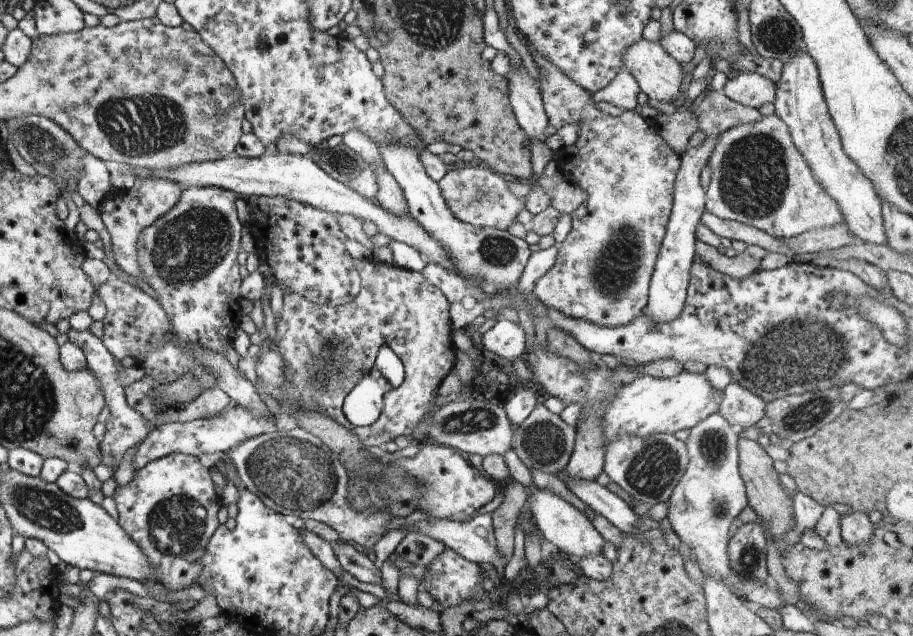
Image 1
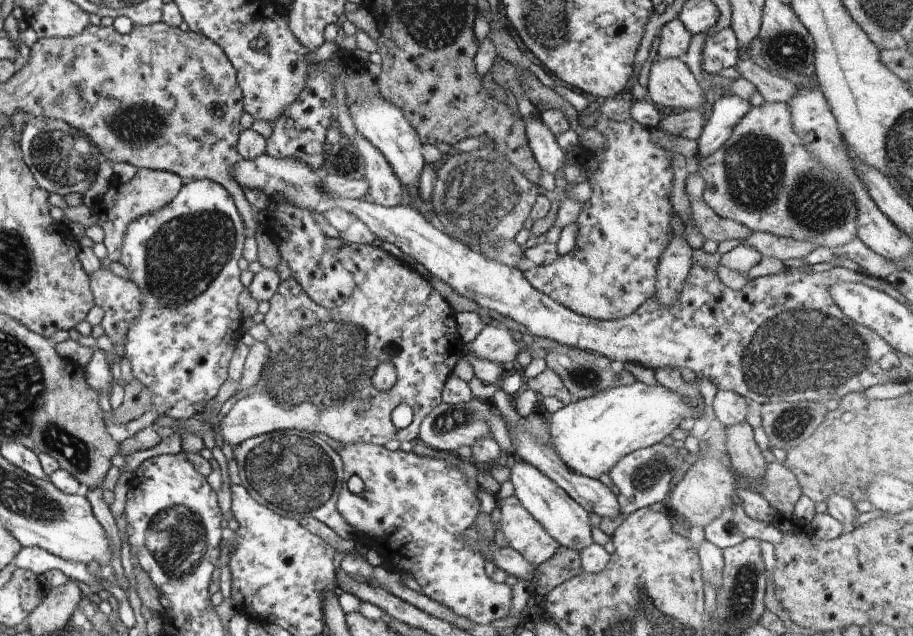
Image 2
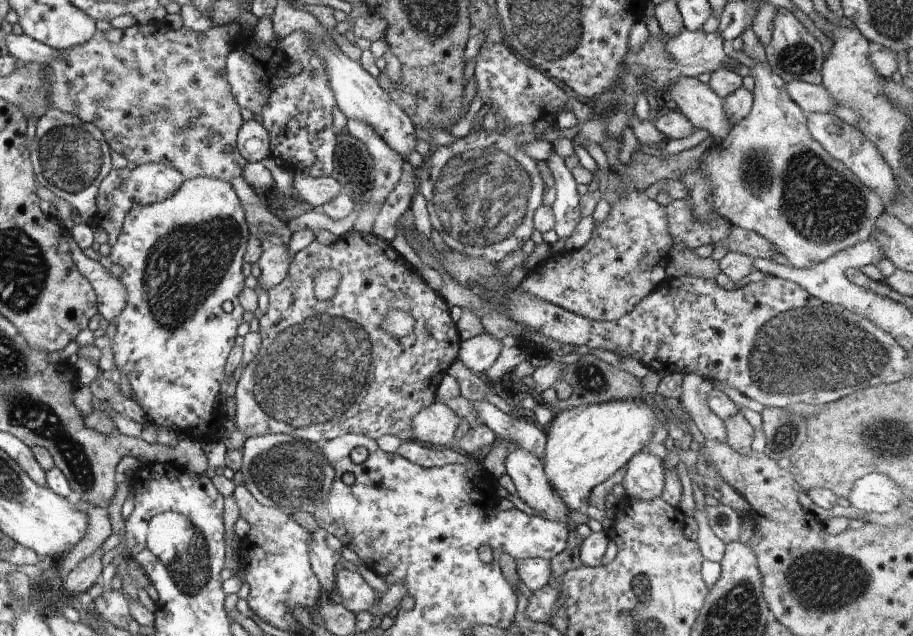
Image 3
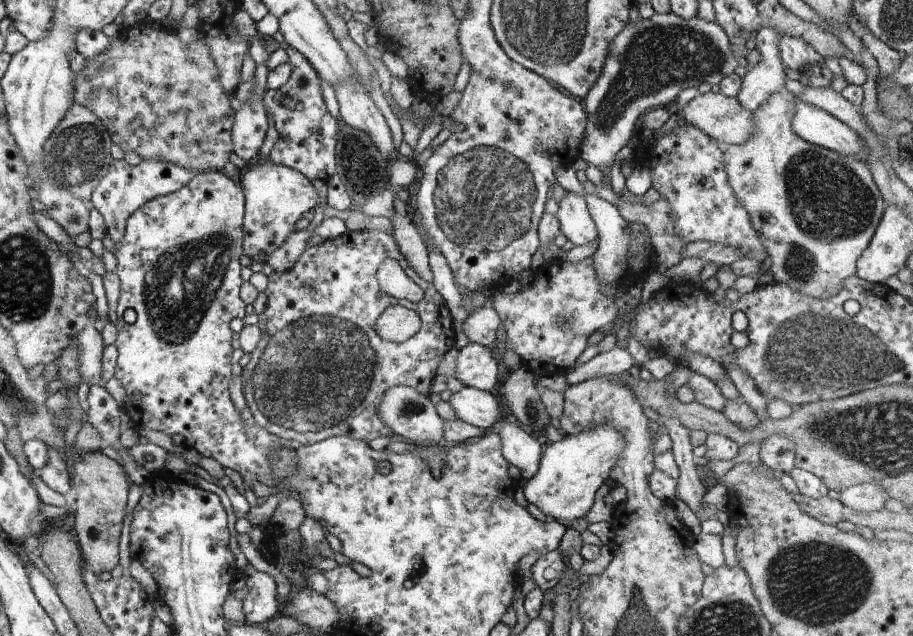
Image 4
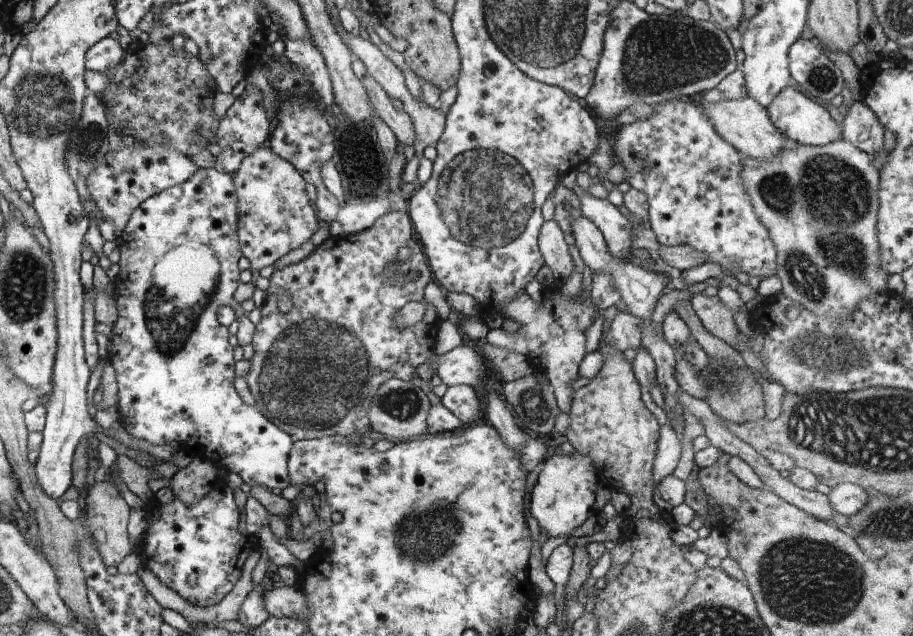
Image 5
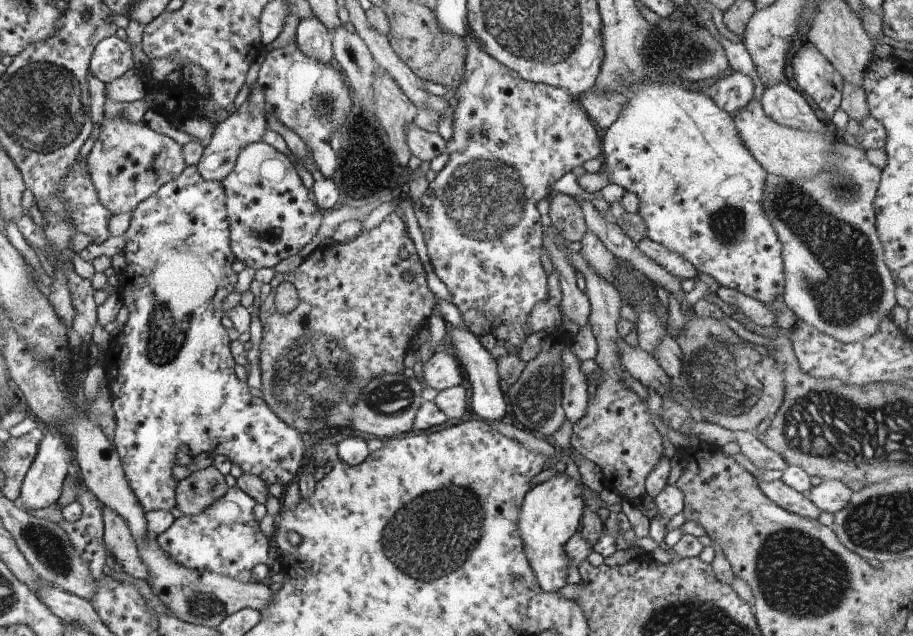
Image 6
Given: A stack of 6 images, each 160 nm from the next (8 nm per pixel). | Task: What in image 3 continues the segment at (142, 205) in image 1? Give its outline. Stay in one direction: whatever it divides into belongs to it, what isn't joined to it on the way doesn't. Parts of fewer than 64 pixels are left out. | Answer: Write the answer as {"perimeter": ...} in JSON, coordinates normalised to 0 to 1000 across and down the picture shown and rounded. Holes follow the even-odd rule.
{"perimeter":[[[162,256],[150,259],[147,267],[125,266],[110,288],[106,305],[106,336],[110,341],[110,357],[118,365],[118,384],[122,390],[128,382],[135,349],[140,332],[147,322],[165,322],[187,310],[204,283],[192,264],[180,256]]]}

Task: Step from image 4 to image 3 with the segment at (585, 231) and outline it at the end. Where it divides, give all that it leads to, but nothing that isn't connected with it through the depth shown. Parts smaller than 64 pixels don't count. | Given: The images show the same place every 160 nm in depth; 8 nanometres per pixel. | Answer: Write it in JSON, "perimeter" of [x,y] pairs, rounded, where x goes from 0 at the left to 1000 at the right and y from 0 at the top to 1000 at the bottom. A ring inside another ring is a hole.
{"perimeter":[[[605,236],[598,255],[607,278],[609,296],[609,311],[604,322],[608,340],[606,360],[612,374],[622,374],[629,368],[629,360],[637,343],[632,286],[620,263],[618,248],[609,237]]]}

